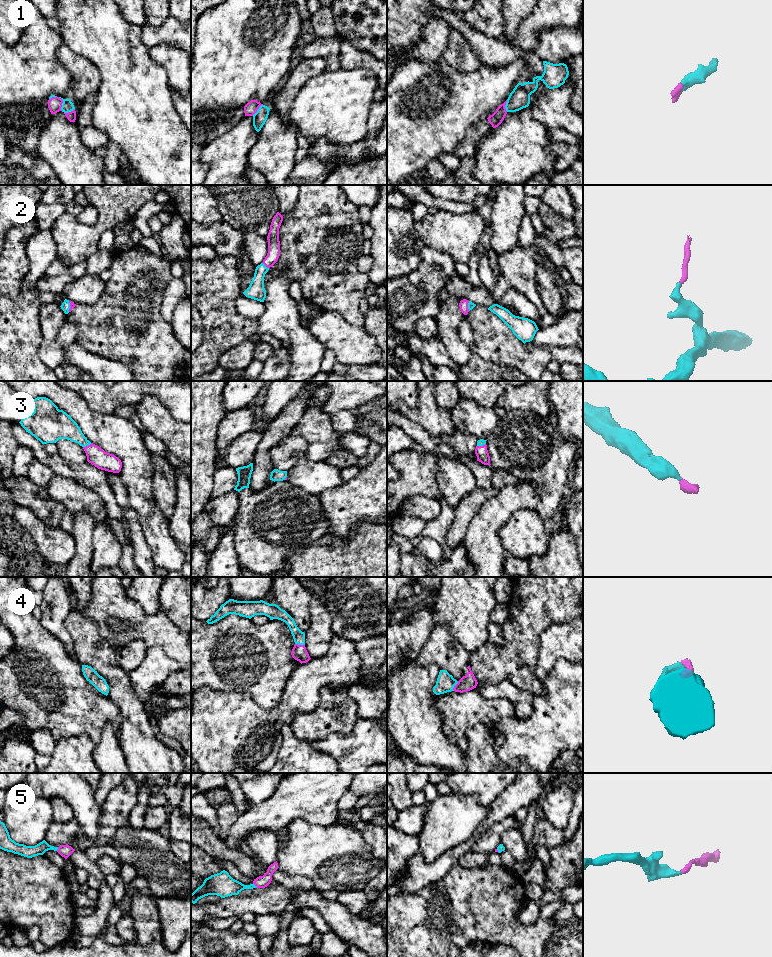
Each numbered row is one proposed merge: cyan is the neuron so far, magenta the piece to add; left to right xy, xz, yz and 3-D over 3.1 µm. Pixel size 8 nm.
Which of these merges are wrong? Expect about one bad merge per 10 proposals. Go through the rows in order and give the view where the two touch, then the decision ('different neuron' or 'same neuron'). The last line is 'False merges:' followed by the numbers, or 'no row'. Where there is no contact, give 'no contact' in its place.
1: xy | same neuron
2: xz | same neuron
3: xy | same neuron
4: xz | same neuron
5: xz | same neuron
False merges: no row

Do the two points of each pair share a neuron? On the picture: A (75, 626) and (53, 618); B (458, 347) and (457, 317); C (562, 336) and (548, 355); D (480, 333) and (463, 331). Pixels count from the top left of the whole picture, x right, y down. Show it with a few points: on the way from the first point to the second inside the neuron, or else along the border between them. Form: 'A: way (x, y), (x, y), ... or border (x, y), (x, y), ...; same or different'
A: border (71, 609), (64, 620), (64, 626), (73, 644); different
B: way (452, 340), (452, 324); same
C: border (552, 346), (528, 347); different
D: border (464, 318), (470, 325), (473, 345), (478, 355); different

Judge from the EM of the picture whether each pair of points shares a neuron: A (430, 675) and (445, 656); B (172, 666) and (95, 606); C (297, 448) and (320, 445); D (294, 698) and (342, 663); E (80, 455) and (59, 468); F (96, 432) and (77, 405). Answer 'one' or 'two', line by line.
A: two
B: two
C: two
D: one
E: two
F: one

